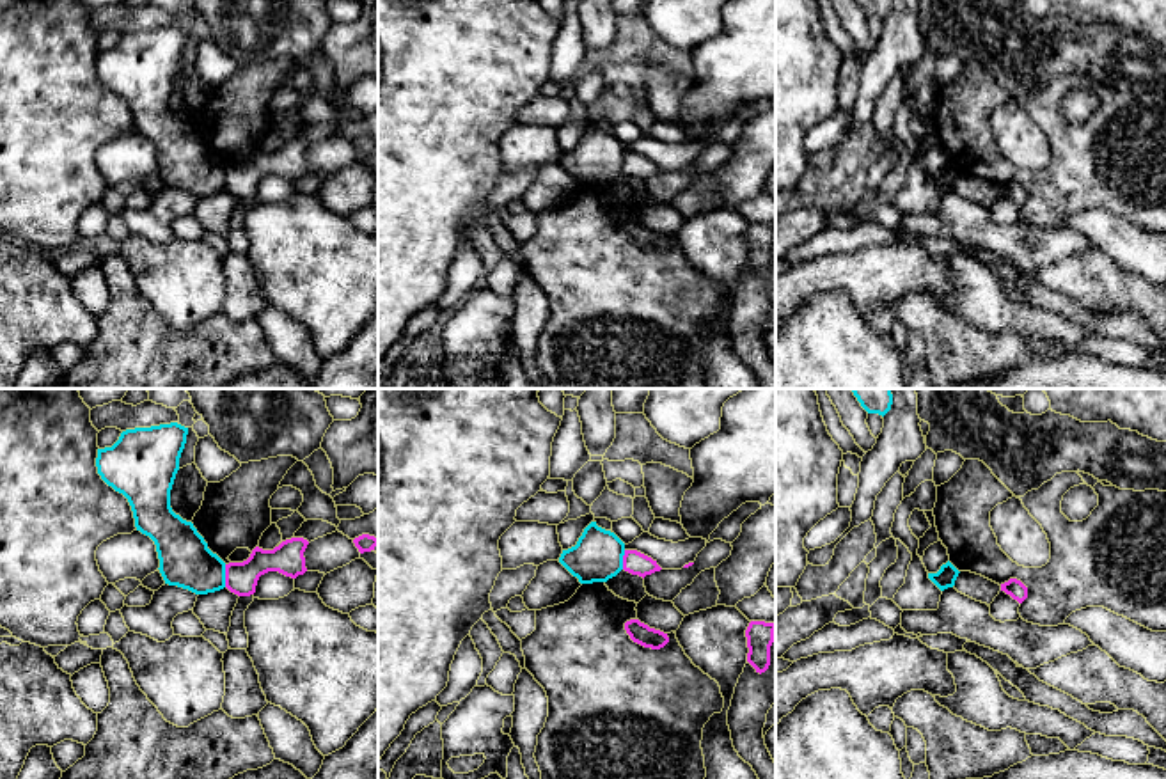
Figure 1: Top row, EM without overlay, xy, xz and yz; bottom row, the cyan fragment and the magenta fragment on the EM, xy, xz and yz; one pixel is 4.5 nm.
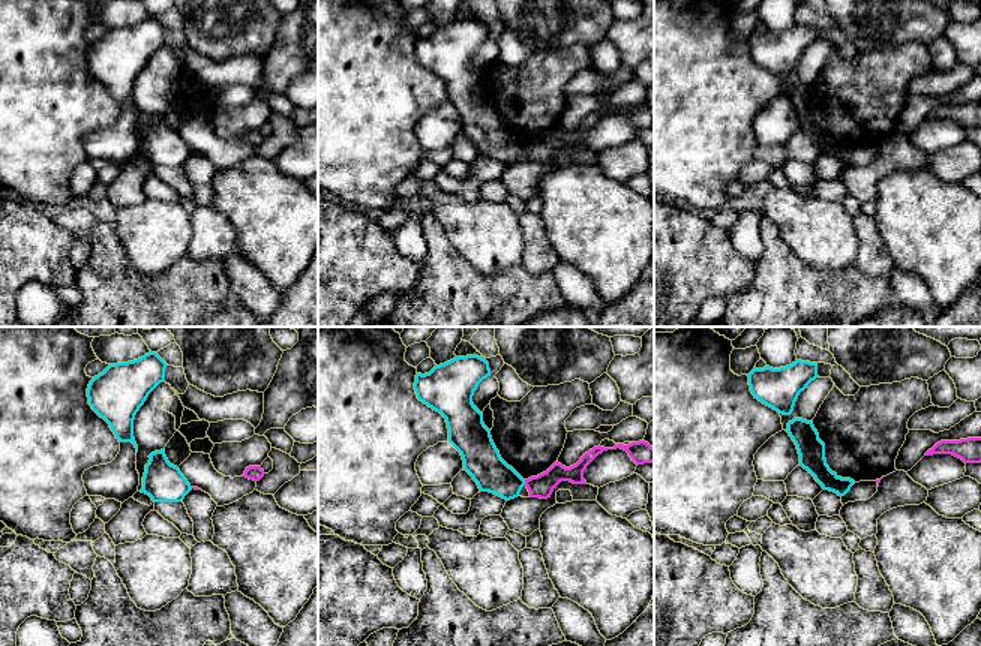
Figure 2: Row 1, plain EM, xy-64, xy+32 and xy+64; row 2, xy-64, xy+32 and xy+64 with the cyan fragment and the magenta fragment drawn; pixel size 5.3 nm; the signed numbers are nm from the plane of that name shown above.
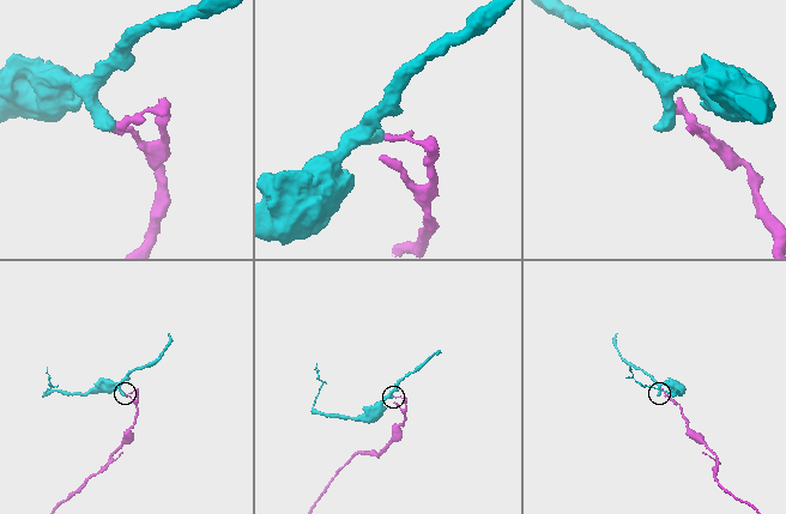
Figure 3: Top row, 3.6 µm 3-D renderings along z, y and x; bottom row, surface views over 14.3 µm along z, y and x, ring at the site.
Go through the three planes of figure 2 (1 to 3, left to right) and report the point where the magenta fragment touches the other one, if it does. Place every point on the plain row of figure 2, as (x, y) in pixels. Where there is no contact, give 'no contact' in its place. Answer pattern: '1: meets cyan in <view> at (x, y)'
1: no contact
2: meets cyan in xy+32 at (524, 147)
3: no contact

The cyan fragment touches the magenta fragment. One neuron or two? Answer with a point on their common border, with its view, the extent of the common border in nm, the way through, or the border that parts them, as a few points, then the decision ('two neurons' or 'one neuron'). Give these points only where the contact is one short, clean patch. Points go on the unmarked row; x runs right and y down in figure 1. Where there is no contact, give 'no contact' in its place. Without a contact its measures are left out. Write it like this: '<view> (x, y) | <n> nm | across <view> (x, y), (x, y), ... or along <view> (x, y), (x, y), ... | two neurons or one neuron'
xy (224, 178) | 100 nm | along xy (224, 167), (226, 188) | two neurons

